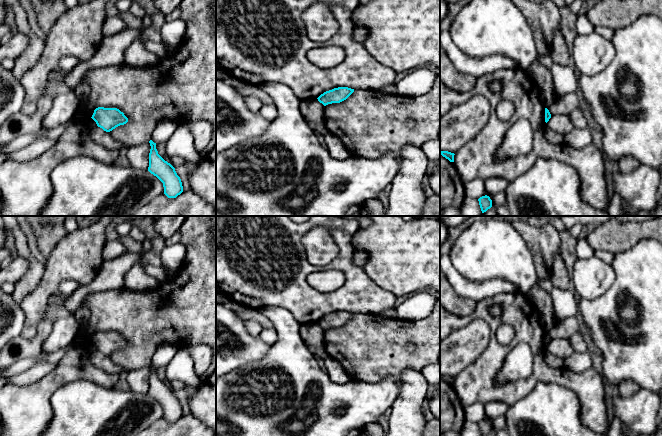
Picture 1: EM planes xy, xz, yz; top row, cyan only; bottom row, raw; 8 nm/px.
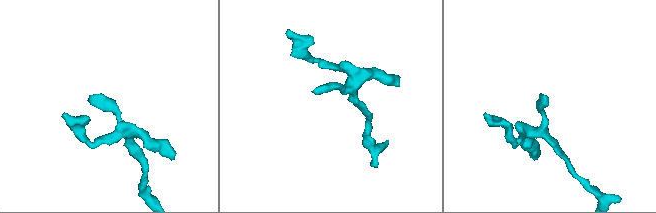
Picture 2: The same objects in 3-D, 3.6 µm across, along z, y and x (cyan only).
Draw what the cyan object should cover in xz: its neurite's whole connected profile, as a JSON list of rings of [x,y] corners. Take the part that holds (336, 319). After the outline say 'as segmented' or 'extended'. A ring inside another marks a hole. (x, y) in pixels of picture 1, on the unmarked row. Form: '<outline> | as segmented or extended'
[[[338,311],[324,316],[317,323],[320,327],[326,330],[328,328],[340,327],[346,324],[353,316],[354,313],[348,311]]] | as segmented

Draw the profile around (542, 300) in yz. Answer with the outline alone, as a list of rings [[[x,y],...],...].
[[[535,284],[527,294],[528,299],[534,304],[540,315],[543,328],[548,331],[554,327],[558,320],[554,317],[553,303],[550,292]]]

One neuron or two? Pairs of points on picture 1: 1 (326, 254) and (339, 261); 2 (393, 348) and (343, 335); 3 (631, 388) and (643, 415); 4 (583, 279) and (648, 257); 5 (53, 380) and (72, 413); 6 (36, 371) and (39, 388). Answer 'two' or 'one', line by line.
1: two
2: one
3: two
4: two
5: two
6: two

